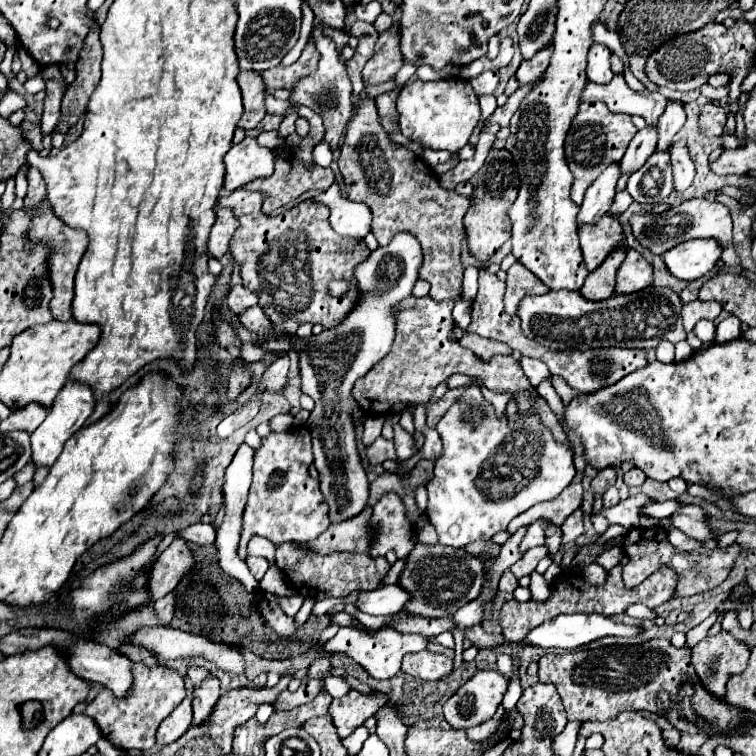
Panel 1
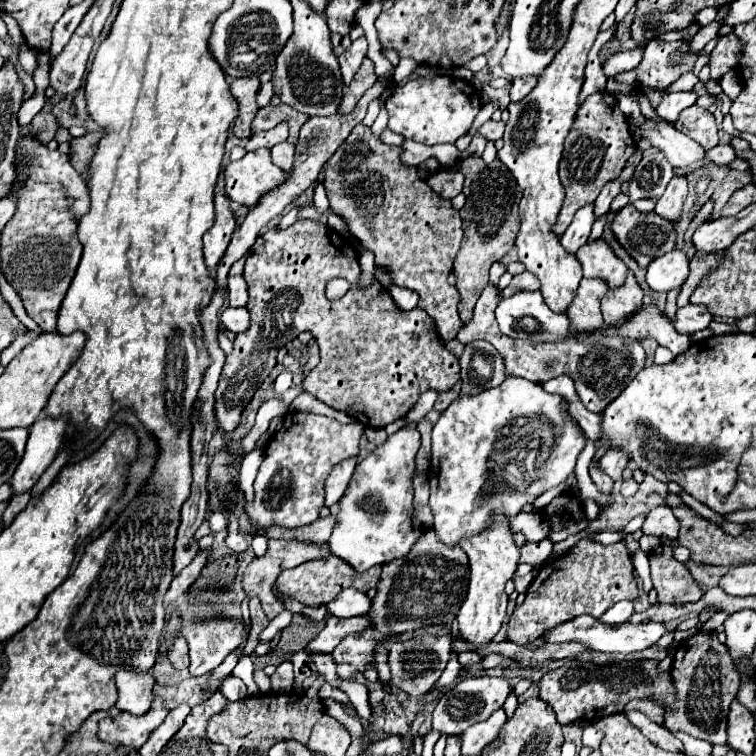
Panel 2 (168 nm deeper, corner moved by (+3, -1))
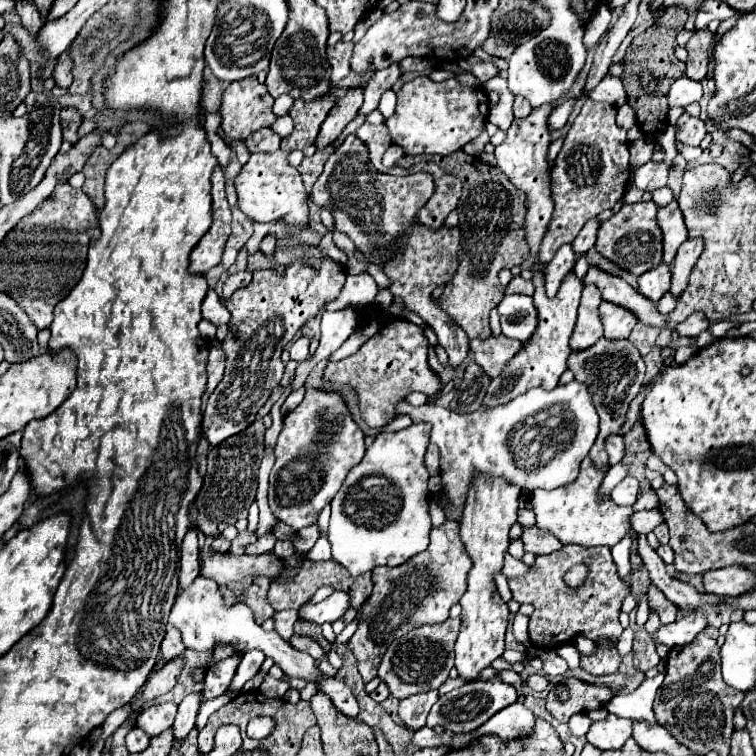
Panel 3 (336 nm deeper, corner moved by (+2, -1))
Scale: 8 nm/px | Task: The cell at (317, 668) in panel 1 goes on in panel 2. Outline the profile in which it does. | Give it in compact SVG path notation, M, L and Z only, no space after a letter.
M427 529L413 549L391 563L383 565L381 581L377 585L377 595L369 617L373 619L373 629L365 633L347 635L333 651L335 663L349 663L357 671L365 671L373 663L373 649L379 641L389 635L399 635L427 625L449 625L457 617L461 601L465 601L465 589L469 587L469 563L461 547L441 545L433 529Z

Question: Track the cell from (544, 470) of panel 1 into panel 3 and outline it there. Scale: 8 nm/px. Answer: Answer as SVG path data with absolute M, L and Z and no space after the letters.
M576 379L566 385L558 385L550 391L536 387L506 405L498 405L494 409L478 409L478 411L466 413L466 415L452 413L450 409L444 409L440 405L414 407L406 400L397 404L396 414L409 415L413 423L417 420L432 423L430 443L438 445L438 449L440 449L440 475L442 475L442 483L444 483L442 489L450 497L450 505L446 507L446 517L452 521L460 521L460 517L462 517L462 509L466 503L466 489L472 483L474 471L490 473L494 477L498 475L512 483L520 483L522 489L528 493L534 489L556 489L556 487L572 483L578 477L580 463L588 455L588 451L594 445L596 435L598 435L598 413L594 409L590 391L586 389L586 383L580 383Z

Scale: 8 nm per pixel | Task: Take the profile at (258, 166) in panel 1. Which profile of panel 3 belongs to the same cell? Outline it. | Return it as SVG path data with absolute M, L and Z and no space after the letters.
M274 151L274 153L252 153L250 161L242 167L240 175L236 177L238 189L238 203L240 209L254 221L270 223L270 221L284 221L286 237L294 237L296 233L304 231L310 225L308 215L308 193L302 185L300 173L288 165L288 151Z

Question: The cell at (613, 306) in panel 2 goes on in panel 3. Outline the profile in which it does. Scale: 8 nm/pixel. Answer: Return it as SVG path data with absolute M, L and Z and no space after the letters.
M608 301L600 303L600 321L604 327L606 339L628 339L630 331L636 325L634 313L618 305L610 305Z

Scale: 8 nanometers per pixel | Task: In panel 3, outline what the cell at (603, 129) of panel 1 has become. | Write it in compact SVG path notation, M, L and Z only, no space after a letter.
M586 99L552 167L550 189L554 213L540 245L540 263L550 263L562 245L574 241L588 219L598 217L604 209L612 209L622 199L632 173L628 159L630 153L626 129L616 125L616 109L610 103L596 103Z

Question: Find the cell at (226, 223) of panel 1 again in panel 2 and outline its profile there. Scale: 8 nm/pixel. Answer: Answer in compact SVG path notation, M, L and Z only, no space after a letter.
M217 211L215 213L215 223L213 227L203 235L203 253L205 253L205 265L207 269L215 269L215 265L219 263L219 259L223 257L227 245L229 245L229 239L231 239L231 233L233 233L233 217L225 217L225 211Z

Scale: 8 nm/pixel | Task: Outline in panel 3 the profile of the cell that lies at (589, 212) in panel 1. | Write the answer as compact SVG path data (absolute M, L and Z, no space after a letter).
M562 245L556 257L544 269L544 287L546 287L548 297L554 297L558 293L562 277L566 277L566 273L572 271L572 265L574 265L572 245Z

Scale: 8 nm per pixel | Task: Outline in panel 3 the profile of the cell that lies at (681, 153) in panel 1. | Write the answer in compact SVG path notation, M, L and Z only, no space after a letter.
M676 201L658 209L658 227L662 229L662 245L664 245L662 261L670 265L676 257L678 247L688 239L684 217Z

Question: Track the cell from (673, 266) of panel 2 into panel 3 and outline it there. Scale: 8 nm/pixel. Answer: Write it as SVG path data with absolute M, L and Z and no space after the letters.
M660 263L638 277L638 293L650 301L658 301L670 287L670 265Z

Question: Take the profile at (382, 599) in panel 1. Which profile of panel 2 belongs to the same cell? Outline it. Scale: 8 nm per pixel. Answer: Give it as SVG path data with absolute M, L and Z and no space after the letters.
M349 587L349 589L341 591L335 601L327 603L327 609L329 609L329 613L335 615L335 617L367 615L369 609L371 609L371 599L369 599L365 593Z

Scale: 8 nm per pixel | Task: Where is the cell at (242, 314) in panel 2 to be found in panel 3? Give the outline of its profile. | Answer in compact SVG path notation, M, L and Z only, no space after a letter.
M208 289L204 301L202 301L202 319L214 323L214 325L224 325L230 321L230 313L226 307L220 303L220 297L216 295L214 289Z

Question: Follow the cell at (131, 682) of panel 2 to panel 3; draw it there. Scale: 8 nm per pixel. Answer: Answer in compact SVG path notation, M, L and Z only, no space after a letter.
M158 703L152 705L148 709L142 711L142 715L138 715L138 727L146 731L148 737L156 737L162 731L170 729L174 723L174 715L176 715L176 705L174 703Z

